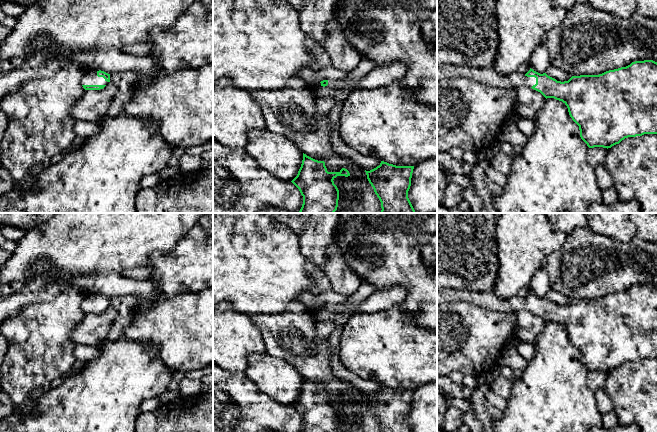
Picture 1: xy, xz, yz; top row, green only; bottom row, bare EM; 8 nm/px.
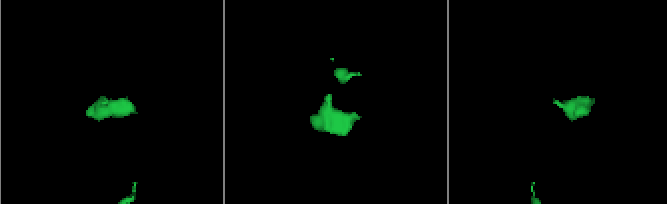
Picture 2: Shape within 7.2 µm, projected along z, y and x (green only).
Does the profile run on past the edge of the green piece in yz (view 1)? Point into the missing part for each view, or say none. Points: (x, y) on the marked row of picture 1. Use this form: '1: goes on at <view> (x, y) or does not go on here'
1: goes on at yz (515, 80)

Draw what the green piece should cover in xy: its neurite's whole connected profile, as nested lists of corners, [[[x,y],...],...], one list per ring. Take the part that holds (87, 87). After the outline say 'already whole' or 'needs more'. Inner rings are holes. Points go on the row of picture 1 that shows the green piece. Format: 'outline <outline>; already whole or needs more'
outline [[[87,70],[81,80],[85,90],[100,90],[110,82],[110,74],[104,71]]]; needs more

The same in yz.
outline [[[653,60],[635,61],[626,67],[599,75],[572,76],[564,82],[531,68],[526,74],[516,71],[500,75],[486,68],[437,65],[437,81],[455,77],[464,77],[501,89],[517,90],[527,86],[540,92],[546,99],[562,101],[567,106],[572,120],[579,126],[581,139],[589,148],[608,149],[628,137],[657,134],[657,62]]]; needs more

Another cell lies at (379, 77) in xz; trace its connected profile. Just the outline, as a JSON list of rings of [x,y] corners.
[[[400,60],[386,66],[375,67],[368,75],[356,82],[346,79],[328,80],[328,85],[323,87],[309,87],[312,96],[316,98],[333,98],[339,93],[349,94],[354,91],[369,91],[375,88],[389,86],[394,81],[399,81],[406,76],[408,68]]]

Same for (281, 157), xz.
[[[251,129],[246,134],[248,144],[245,150],[271,175],[281,180],[292,181],[298,174],[303,160],[303,152],[288,137],[265,129]]]

